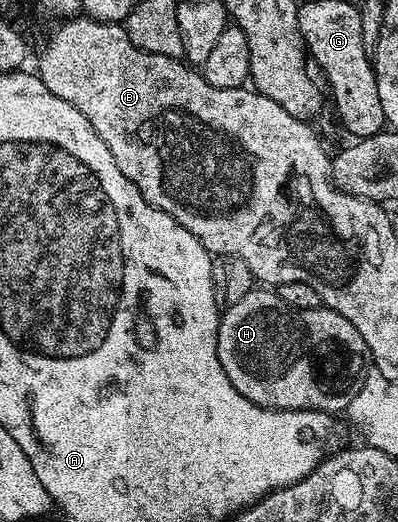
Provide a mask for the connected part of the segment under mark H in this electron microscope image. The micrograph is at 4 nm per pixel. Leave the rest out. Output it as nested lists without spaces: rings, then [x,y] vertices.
[[[252,288],[237,304],[222,311],[215,347],[225,376],[229,376],[233,388],[237,388],[245,400],[266,410],[323,410],[330,415],[334,415],[335,410],[346,411],[353,396],[360,393],[357,379],[365,370],[363,358],[365,362],[368,357],[361,332],[357,332],[345,316],[326,308],[298,310],[287,306],[271,288]]]

